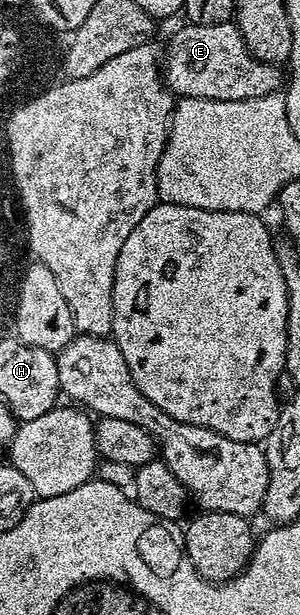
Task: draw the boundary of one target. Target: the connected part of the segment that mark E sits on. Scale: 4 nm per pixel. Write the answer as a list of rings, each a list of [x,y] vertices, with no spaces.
[[[186,23],[184,27],[170,38],[169,53],[163,56],[163,79],[174,97],[239,102],[274,95],[282,87],[282,69],[257,58],[235,23]]]

